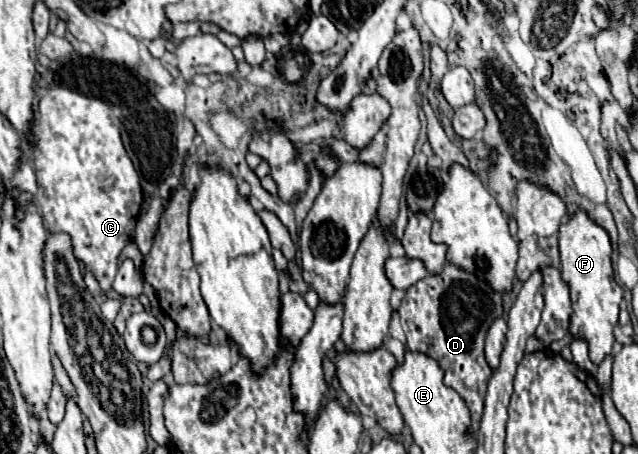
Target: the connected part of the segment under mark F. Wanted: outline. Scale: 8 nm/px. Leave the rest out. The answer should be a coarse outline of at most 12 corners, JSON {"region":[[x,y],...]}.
{"region":[[578,209],[558,229],[574,337],[612,353],[622,287],[608,231]]}

